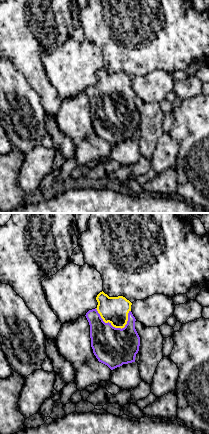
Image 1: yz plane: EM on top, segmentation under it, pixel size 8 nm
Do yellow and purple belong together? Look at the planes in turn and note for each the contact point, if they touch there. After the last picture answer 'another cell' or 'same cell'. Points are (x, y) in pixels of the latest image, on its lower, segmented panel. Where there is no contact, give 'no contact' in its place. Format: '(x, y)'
(109, 322)

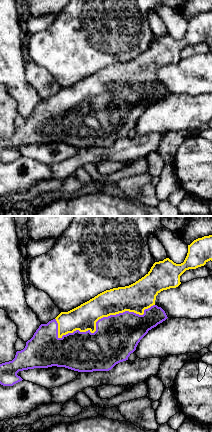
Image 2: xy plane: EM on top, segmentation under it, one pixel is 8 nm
(103, 316)

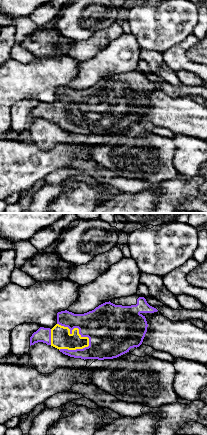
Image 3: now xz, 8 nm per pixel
(78, 329)

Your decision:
same cell

